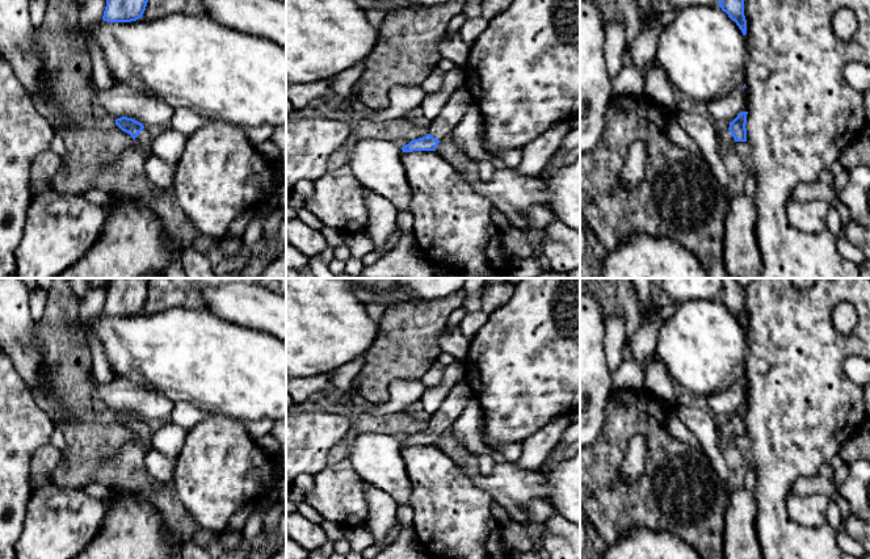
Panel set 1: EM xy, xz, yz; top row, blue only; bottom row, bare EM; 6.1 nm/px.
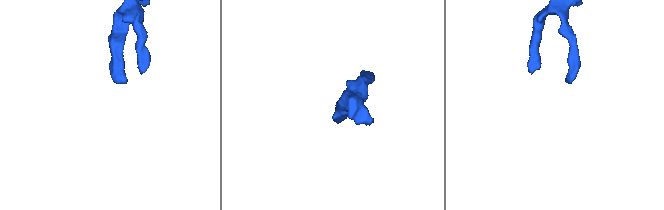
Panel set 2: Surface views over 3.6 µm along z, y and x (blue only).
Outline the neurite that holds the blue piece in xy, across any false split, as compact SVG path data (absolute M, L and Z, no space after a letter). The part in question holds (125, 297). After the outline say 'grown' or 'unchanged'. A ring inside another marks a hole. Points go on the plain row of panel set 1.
M110 278L106 283L106 316L131 316L142 312L148 297L150 278Z; unchanged

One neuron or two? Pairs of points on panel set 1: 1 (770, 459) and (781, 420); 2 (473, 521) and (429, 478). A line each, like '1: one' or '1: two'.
1: one
2: one

